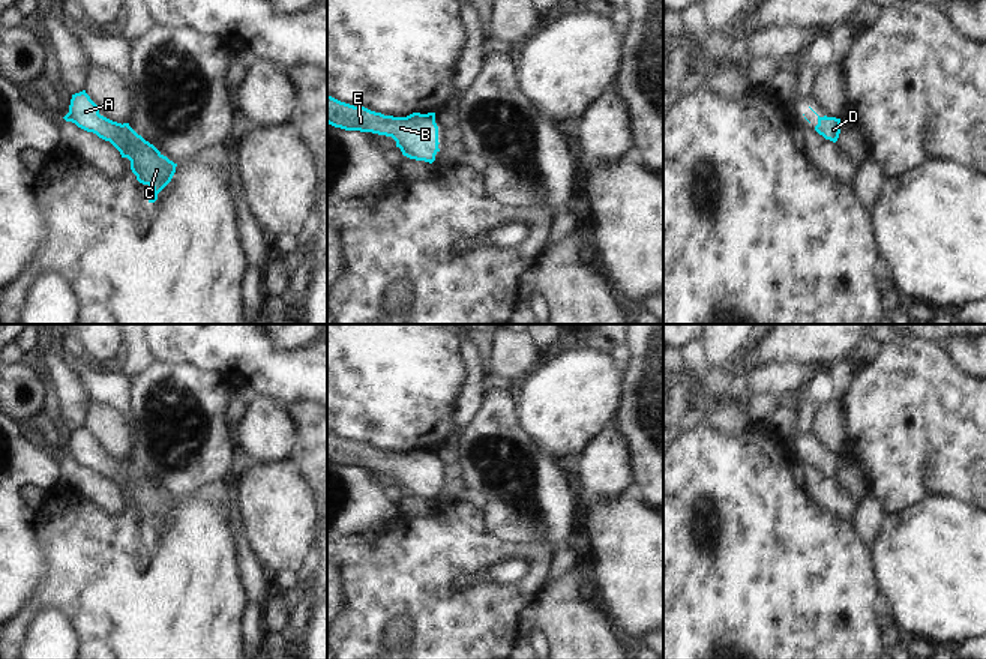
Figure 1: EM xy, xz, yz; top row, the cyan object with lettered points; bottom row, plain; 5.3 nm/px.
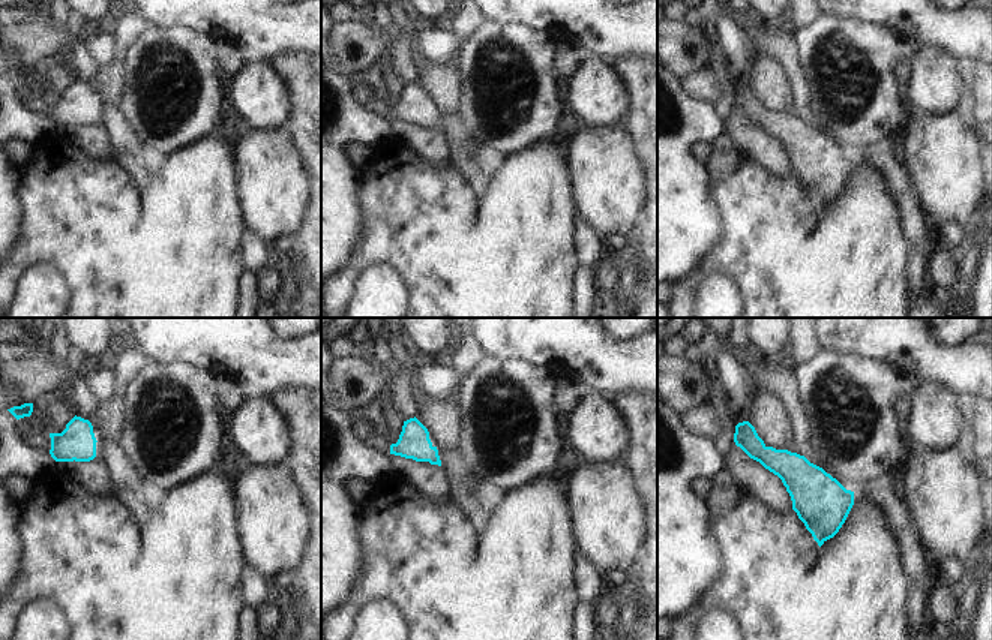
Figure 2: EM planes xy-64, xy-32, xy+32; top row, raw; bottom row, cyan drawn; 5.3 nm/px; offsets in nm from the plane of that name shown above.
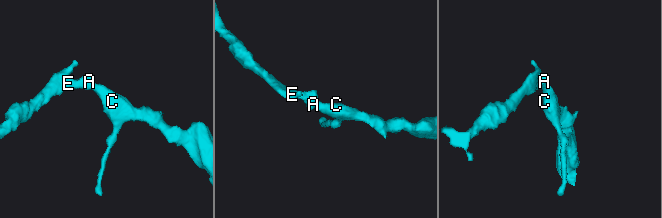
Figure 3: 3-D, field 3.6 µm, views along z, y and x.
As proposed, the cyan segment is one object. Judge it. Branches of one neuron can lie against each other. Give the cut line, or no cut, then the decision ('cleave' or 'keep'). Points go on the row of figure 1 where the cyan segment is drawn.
cut none; keep

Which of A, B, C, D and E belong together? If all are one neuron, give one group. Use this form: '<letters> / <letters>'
A B C D E

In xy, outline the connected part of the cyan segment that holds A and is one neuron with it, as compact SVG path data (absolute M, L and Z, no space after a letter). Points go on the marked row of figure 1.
M86 90L72 95L69 113L63 119L110 141L122 158L128 158L137 180L153 188L149 203L155 203L158 194L171 182L177 164L138 135L129 123L122 125L101 116Z

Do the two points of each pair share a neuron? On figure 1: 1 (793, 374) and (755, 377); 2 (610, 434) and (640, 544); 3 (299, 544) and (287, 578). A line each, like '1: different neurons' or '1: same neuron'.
1: same neuron
2: same neuron
3: different neurons

